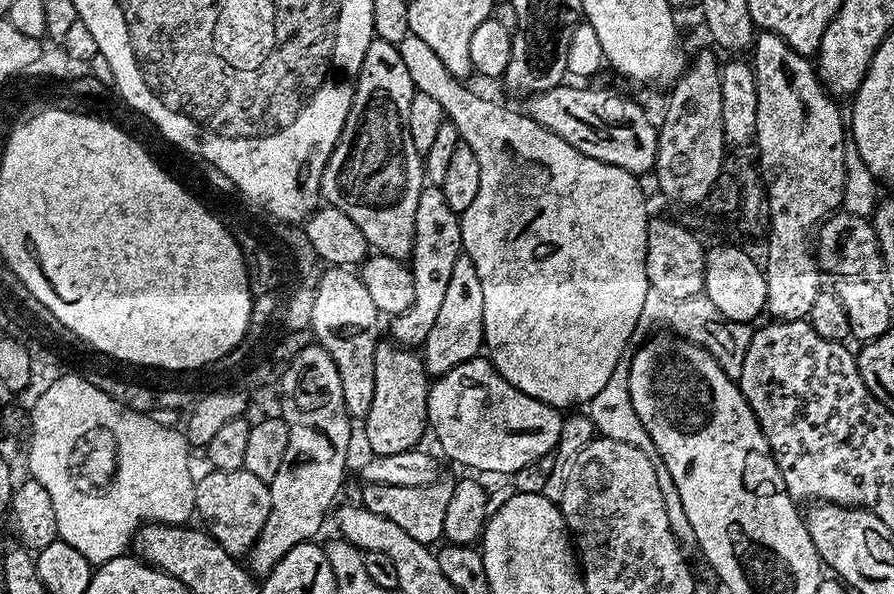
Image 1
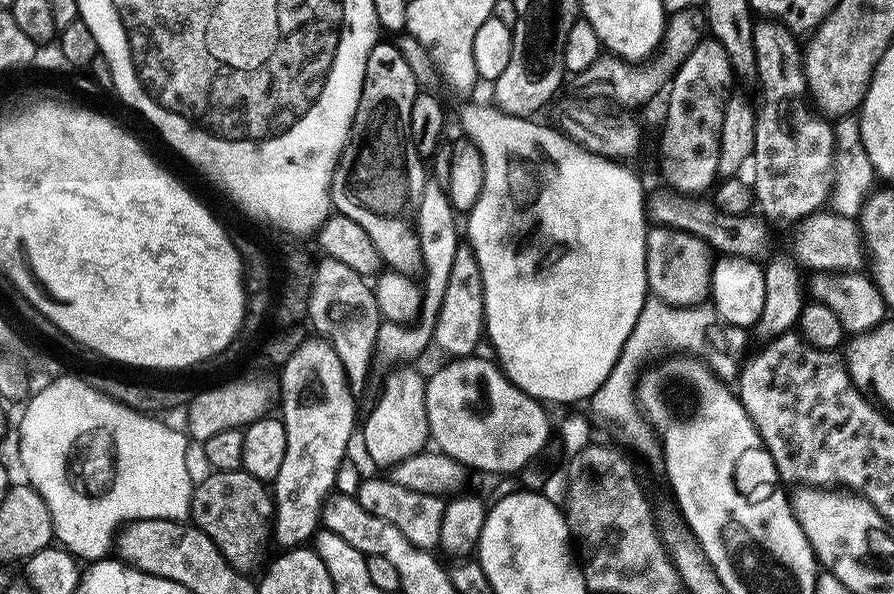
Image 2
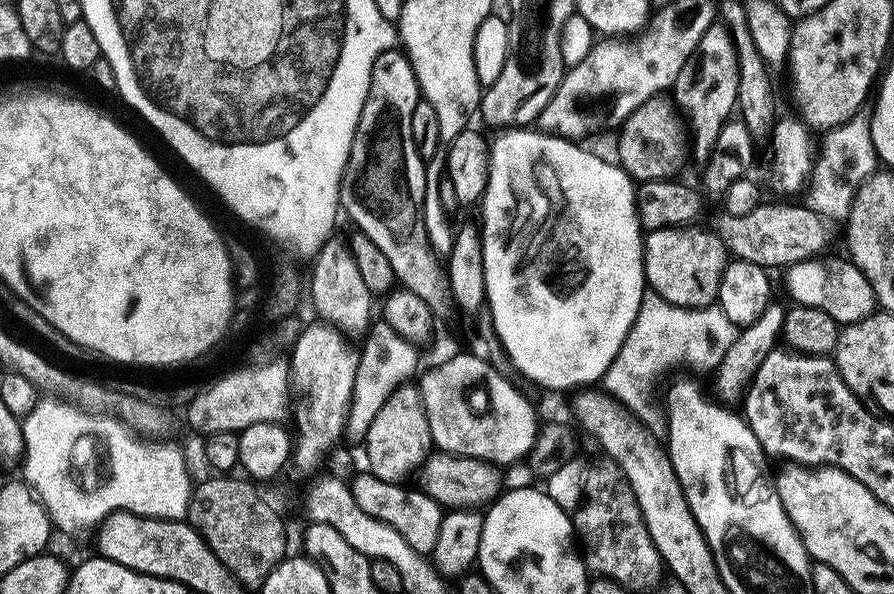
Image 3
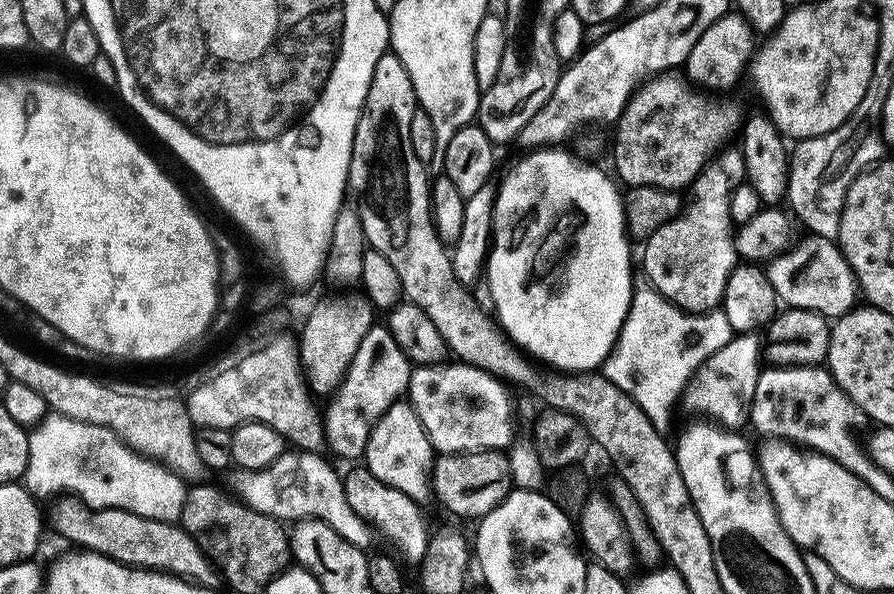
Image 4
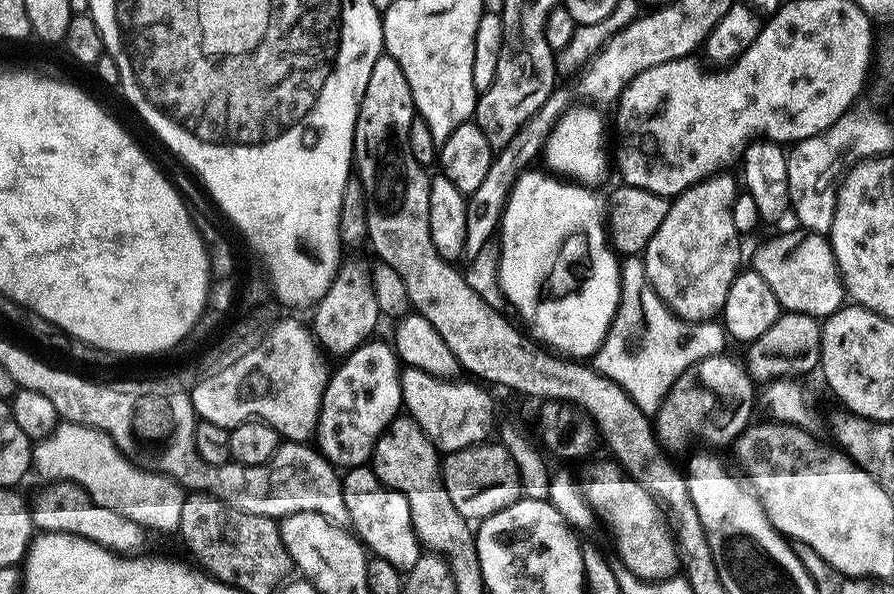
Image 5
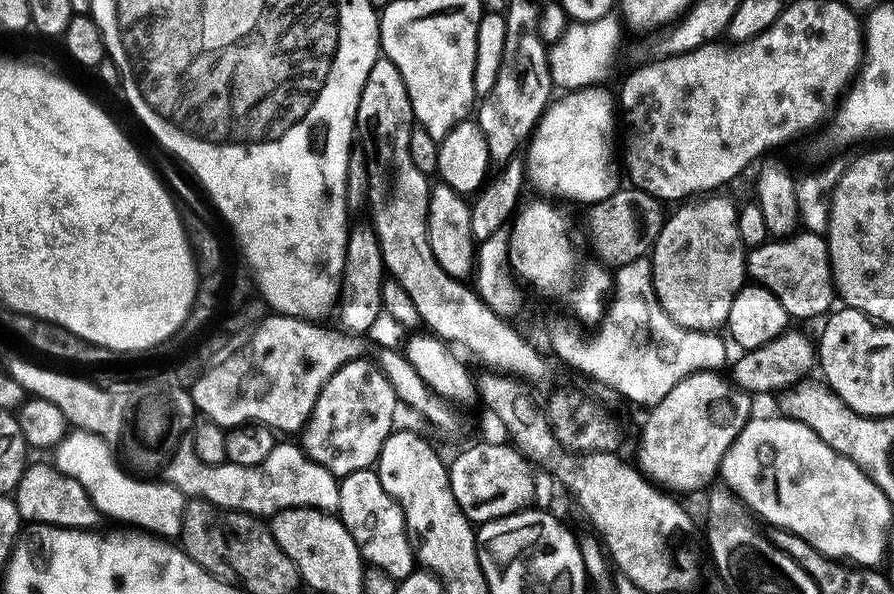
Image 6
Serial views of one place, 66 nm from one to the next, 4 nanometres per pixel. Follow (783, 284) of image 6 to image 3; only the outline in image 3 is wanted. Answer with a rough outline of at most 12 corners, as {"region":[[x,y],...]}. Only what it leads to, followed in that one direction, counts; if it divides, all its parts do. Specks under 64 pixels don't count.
{"region":[[851,259],[787,265],[796,304],[837,324],[877,311],[876,295]]}

